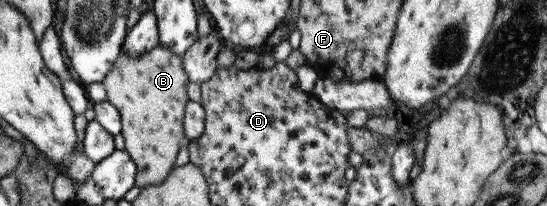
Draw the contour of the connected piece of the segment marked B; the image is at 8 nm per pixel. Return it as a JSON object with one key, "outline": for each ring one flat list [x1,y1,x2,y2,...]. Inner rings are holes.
{"outline":[[159,44,145,54,130,57,122,50,115,59,113,71,106,74,103,86,107,99,117,108,122,120,125,150,136,164,136,181,139,188,163,182,171,169,179,148,188,141,184,135,184,112,190,99,182,56]]}

